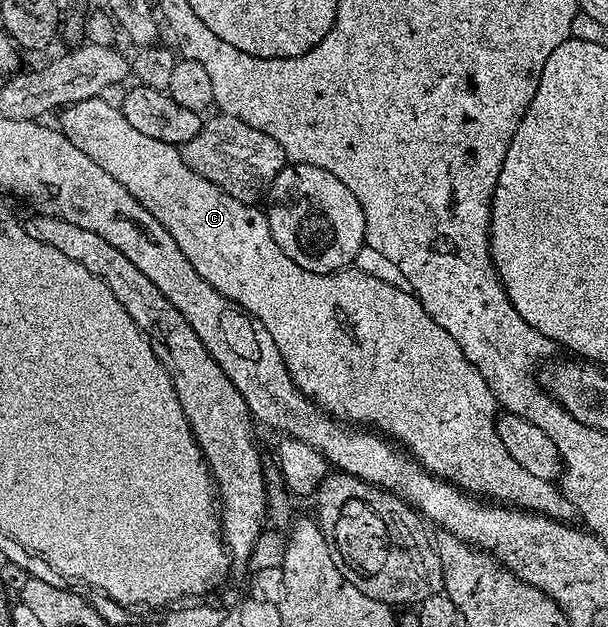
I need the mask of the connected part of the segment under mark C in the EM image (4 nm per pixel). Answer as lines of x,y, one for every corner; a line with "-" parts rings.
101,96
63,107
58,114
60,117
58,129
70,140
70,144
74,144
74,148
82,148
82,152
86,152
86,156
90,156
90,160
94,160
98,168
103,168
109,176
114,176
114,180
118,180
118,184
122,184
122,188
126,188
126,192
130,192
130,196
134,196
134,200
138,200
138,204
142,204
142,208
146,208
146,212
150,212
150,216
154,216
154,220
158,220
158,224
162,224
162,228
166,228
170,236
174,236
174,244
182,248
182,256
186,256
186,260
194,264
194,272
198,272
198,276
202,276
206,284
222,292
222,296
241,306
246,313
264,325
266,332
274,336
274,344
278,344
278,352
282,352
282,360
290,372
293,384
308,397
309,402
315,402
325,414
331,414
333,418
345,424
371,428
387,436
393,443
403,447
425,470
452,483
453,486
459,486
461,490
473,496
479,496
481,499
491,500
493,503
503,504
509,508
548,508
544,506
563,507
565,505
563,493
552,482
530,476
530,472
526,472
526,468
522,468
522,464
516,463
514,456
510,456
510,452
502,448
502,442
498,440
496,432
498,417
496,397
490,392
486,380
482,380
478,368
474,368
474,364
470,364
470,360
462,356
462,348
458,348
458,344
454,344
454,339
443,328
438,328
434,320
430,320
426,308
422,308
415,294
408,290
394,288
394,284
386,284
383,280
374,280
374,276
366,276
366,272
355,268
338,270
334,274
315,274
306,272
306,268
298,268
298,264
294,264
294,260
290,260
290,256
286,256
286,252
282,252
282,248
274,244
268,215
259,205
234,200
234,196
224,194
217,186
210,184
210,180
198,176
198,172
191,170
182,160
177,147
166,144
162,140
153,140
151,136
142,136
142,132
137,132
127,122
119,105
112,103
111,106
106,99
107,97

